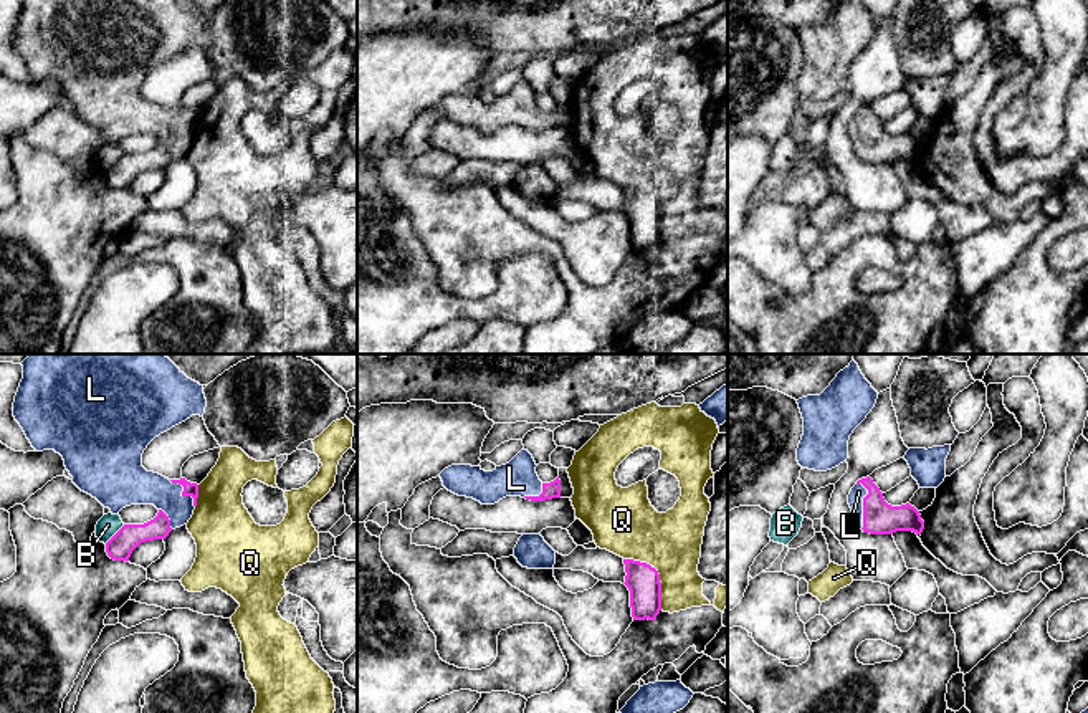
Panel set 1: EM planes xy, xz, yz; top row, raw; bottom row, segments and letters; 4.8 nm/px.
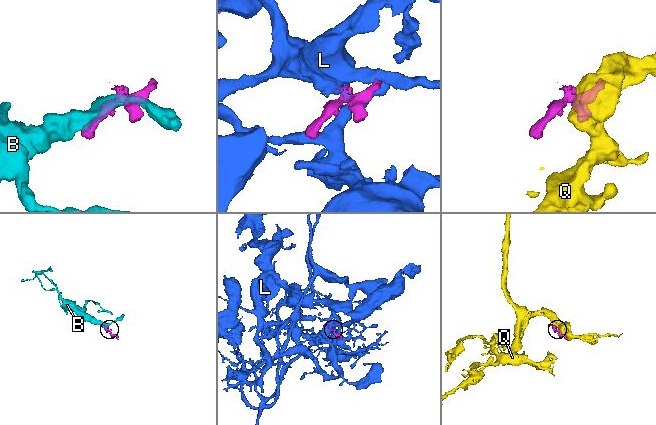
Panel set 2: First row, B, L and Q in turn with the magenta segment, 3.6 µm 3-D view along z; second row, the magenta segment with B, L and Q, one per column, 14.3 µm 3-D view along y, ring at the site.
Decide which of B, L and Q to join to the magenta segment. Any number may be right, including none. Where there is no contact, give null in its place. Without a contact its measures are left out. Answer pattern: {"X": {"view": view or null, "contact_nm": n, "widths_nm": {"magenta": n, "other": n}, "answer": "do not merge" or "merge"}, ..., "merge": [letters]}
{"B": {"view": "xy", "contact_nm": 140, "widths_nm": {"magenta": 130, "other": 100}, "answer": "do not merge"}, "L": {"view": "yz", "contact_nm": 240, "widths_nm": {"magenta": 160, "other": 80}, "answer": "merge"}, "Q": {"view": "xz", "contact_nm": 320, "widths_nm": {"magenta": 160, "other": 300}, "answer": "do not merge"}, "merge": ["L"]}

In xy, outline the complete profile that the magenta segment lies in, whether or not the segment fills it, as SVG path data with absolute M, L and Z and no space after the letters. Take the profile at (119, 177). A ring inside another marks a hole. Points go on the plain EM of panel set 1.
M23 0L13 31L13 46L36 81L55 79L64 89L73 112L96 127L112 144L131 134L154 134L159 142L144 154L124 154L107 172L114 190L129 190L132 180L146 170L165 169L169 162L188 152L197 136L198 114L185 108L169 109L142 96L142 83L160 63L192 45L203 46L207 28L203 15L180 0Z

